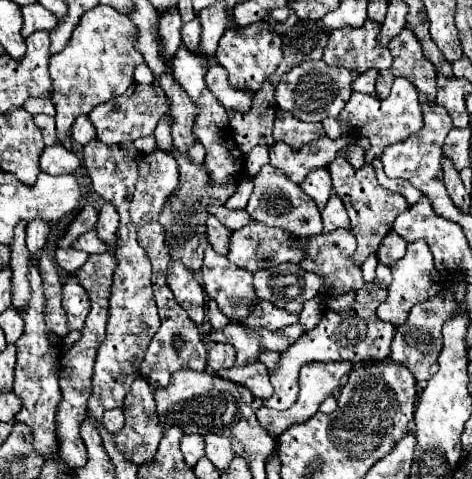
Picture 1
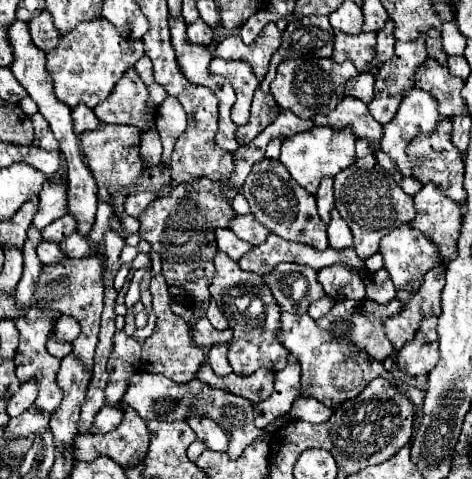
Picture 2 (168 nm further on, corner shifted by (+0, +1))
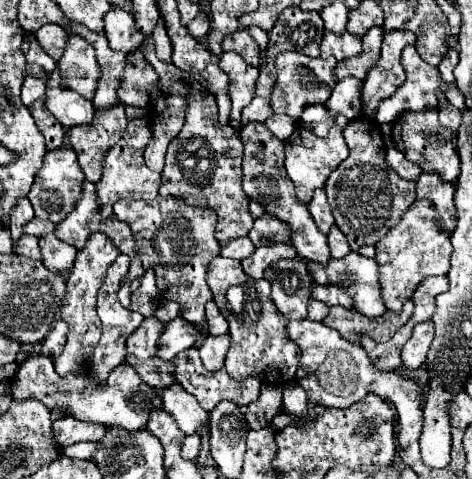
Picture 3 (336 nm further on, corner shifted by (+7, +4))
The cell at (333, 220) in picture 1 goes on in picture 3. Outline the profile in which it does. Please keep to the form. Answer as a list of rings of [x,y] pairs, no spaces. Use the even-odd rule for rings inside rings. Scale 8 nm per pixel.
[[[337,225],[331,227],[327,239],[329,239],[329,247],[331,247],[331,257],[333,257],[333,259],[341,259],[341,257],[345,257],[347,253],[351,253],[347,239],[345,239],[345,235],[339,231]]]

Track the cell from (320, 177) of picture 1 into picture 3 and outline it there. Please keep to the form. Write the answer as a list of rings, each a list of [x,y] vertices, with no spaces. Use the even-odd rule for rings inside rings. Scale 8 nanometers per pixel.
[[[317,189],[311,203],[307,205],[309,211],[311,211],[311,217],[315,219],[317,227],[321,233],[329,233],[331,225],[333,225],[333,215],[331,215],[331,207],[327,203],[327,197],[325,197],[325,191],[323,189]]]

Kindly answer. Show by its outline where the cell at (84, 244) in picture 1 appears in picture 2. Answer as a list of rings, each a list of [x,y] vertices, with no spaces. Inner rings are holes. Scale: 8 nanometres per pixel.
[[[74,232],[74,234],[68,236],[68,238],[64,238],[58,246],[62,248],[62,252],[64,252],[68,258],[84,258],[84,256],[90,254],[90,242],[88,242],[84,236],[80,236],[78,232]]]

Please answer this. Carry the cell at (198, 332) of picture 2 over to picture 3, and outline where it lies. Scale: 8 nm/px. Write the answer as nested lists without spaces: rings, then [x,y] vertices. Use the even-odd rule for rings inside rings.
[[[177,317],[165,325],[165,333],[161,335],[161,341],[157,345],[159,357],[171,361],[179,351],[195,347],[199,339],[201,339],[201,331],[195,325],[187,323],[183,317]]]

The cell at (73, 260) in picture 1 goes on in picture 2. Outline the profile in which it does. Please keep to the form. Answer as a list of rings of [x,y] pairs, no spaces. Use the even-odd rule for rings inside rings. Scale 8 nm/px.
[[[40,242],[36,252],[38,252],[42,264],[58,264],[60,260],[66,260],[64,252],[60,252],[58,244],[54,244],[54,242]]]

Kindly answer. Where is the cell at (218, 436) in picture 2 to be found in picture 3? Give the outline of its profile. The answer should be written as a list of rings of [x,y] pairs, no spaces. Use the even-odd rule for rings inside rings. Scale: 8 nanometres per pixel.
[[[173,383],[167,389],[157,389],[157,393],[161,393],[163,409],[175,417],[179,429],[185,435],[197,433],[197,429],[207,423],[207,411],[203,411],[197,399],[189,395],[179,383]]]

